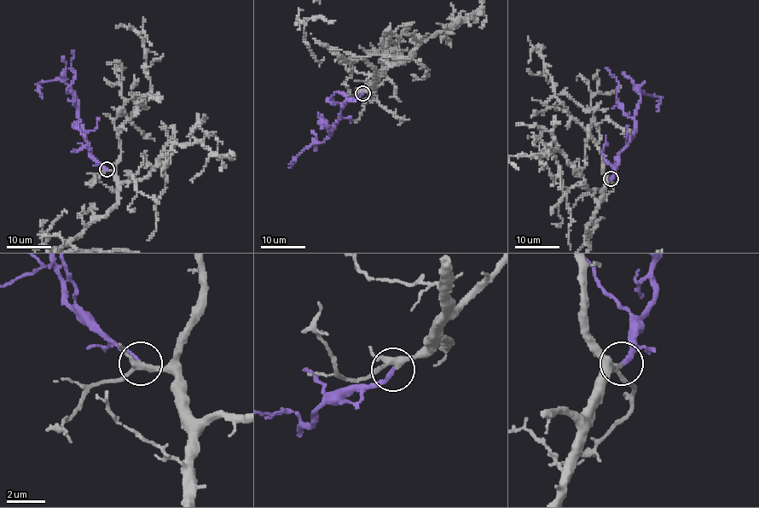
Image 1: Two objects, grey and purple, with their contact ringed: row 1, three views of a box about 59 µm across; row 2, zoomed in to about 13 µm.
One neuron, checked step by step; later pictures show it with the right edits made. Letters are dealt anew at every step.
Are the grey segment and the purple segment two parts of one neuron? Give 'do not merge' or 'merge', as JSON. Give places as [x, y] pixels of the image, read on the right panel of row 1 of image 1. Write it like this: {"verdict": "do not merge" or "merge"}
{"verdict": "merge"}

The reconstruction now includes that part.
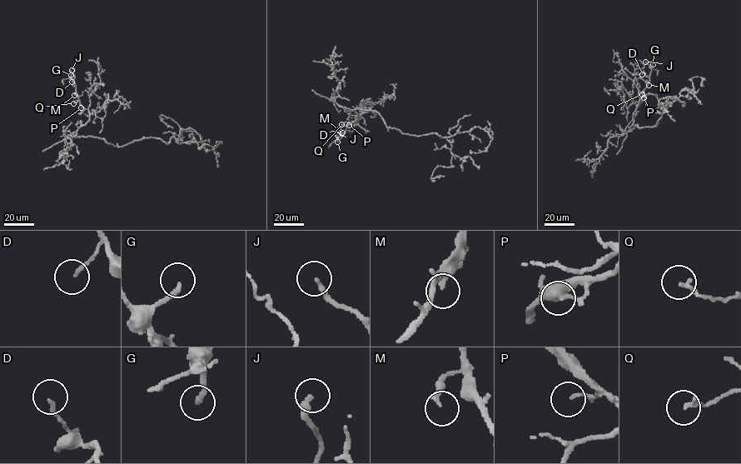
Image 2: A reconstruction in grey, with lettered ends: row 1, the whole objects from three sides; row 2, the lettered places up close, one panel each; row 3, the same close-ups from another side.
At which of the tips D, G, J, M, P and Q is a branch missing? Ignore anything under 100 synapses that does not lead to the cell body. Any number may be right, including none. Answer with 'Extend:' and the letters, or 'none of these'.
Extend: none of these

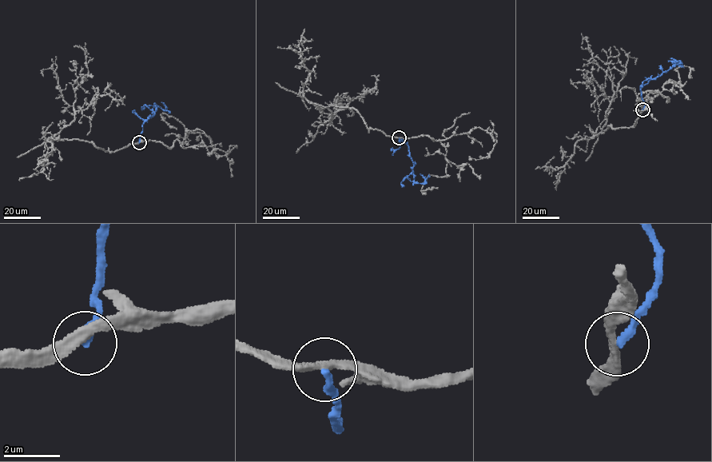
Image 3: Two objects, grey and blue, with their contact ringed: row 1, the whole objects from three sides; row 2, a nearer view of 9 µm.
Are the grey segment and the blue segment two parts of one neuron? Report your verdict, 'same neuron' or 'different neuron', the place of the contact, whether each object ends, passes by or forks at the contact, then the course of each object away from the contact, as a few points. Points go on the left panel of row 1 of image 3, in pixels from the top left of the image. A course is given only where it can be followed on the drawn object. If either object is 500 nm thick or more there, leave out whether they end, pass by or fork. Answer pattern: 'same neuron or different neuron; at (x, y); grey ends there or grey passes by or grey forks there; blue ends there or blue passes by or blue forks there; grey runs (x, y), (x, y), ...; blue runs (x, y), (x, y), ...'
different neuron; at (139, 142); grey passes by; blue ends there; grey runs (139, 143), (111, 152), (92, 142), (50, 138), (73, 120), (75, 89), (87, 73), (85, 51), (73, 46); blue runs (139, 143), (143, 123), (154, 114), (147, 106), (166, 109), (161, 102)

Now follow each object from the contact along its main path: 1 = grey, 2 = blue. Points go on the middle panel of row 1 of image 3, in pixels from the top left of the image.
1: (399, 137), (368, 128), (351, 107), (308, 101), (328, 109), (331, 120), (341, 105), (325, 101)
2: (399, 137), (408, 146), (413, 163), (407, 177), (424, 183), (420, 174)

